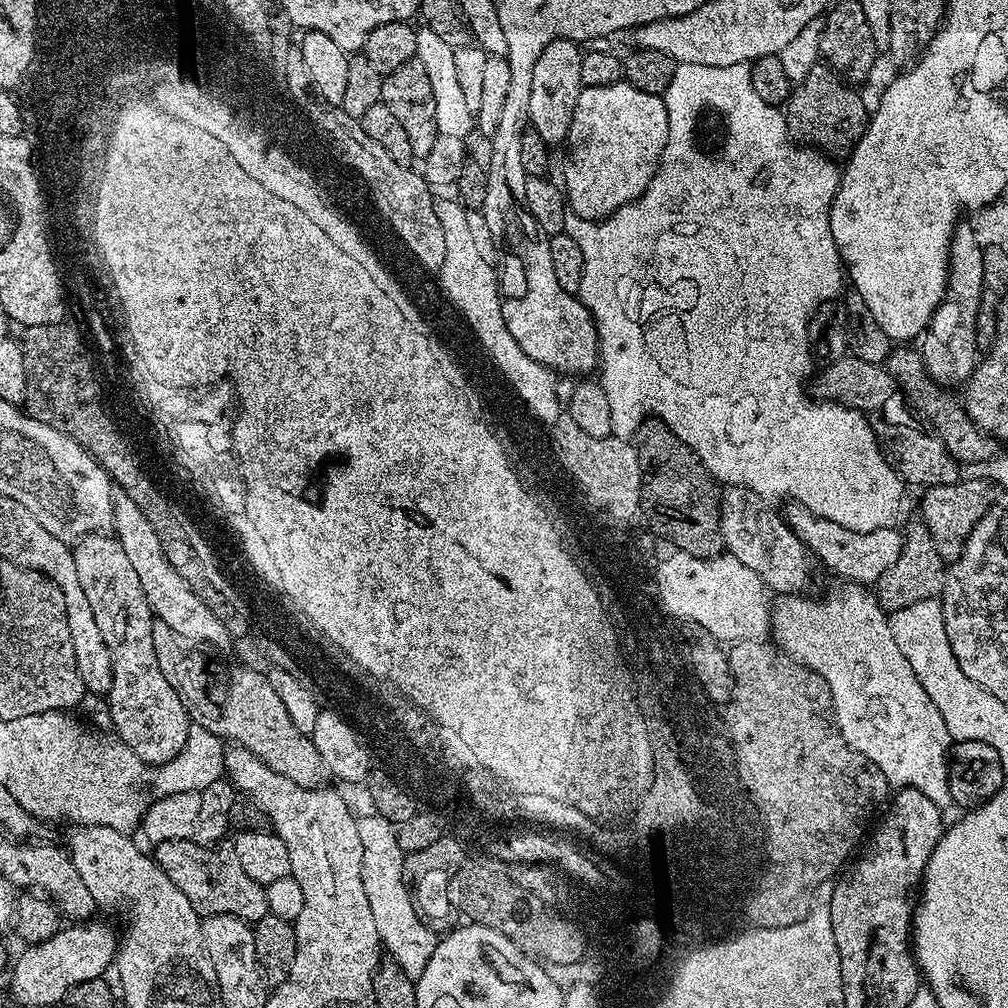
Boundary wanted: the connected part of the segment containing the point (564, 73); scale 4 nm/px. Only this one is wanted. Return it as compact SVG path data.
M555 40L538 54L530 78L530 118L531 131L538 133L546 146L563 145L568 139L570 122L574 118L574 106L578 106L578 94L582 87L579 76L582 67L582 48L575 40Z

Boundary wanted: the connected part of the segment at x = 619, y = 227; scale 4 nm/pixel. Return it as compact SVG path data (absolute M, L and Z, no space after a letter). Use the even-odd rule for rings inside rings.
M677 64L674 70L674 78L670 78L670 86L666 86L662 99L666 106L666 126L668 127L668 133L666 134L666 146L660 155L660 164L656 167L656 173L650 182L650 186L646 186L646 190L637 200L632 201L631 204L622 206L616 212L605 216L604 219L599 222L595 220L584 220L580 216L573 216L571 214L565 215L564 217L563 235L567 236L569 240L574 241L578 247L580 247L578 260L579 263L584 263L584 269L580 272L580 289L578 289L578 295L582 303L588 307L588 313L592 316L592 321L596 323L596 337L600 343L598 383L600 387L604 389L606 402L614 402L616 406L622 406L620 422L633 420L635 416L646 409L651 410L651 412L660 412L660 414L664 416L664 419L668 420L670 425L672 425L672 428L675 428L676 432L679 432L684 440L687 440L689 444L692 444L692 446L696 448L696 451L700 452L700 456L704 457L708 468L729 475L730 478L739 478L742 482L742 488L749 488L751 492L759 492L760 495L765 498L772 498L771 496L788 496L784 498L801 504L804 508L810 509L815 516L821 516L830 522L838 522L838 526L846 526L846 530L869 532L875 528L893 527L894 521L892 521L892 519L895 518L896 511L900 508L900 499L904 496L906 485L898 473L885 462L884 455L880 453L880 444L876 440L876 435L872 433L872 428L868 424L868 417L856 408L848 408L844 404L837 404L835 400L813 398L810 392L810 397L808 397L808 392L804 389L804 379L807 378L808 371L811 370L812 364L814 365L812 349L808 346L808 323L814 314L814 310L818 310L818 306L822 306L822 302L837 299L845 287L843 284L846 284L846 272L840 263L840 255L834 246L834 238L830 234L830 210L832 209L832 203L834 202L836 191L840 185L841 169L838 167L838 164L836 168L835 162L832 161L835 159L833 159L831 155L825 154L823 151L811 146L797 146L794 143L792 137L788 134L788 127L784 121L783 111L781 111L777 105L762 102L762 98L758 98L758 94L754 94L754 86L750 82L749 65L694 66L693 64ZM707 108L712 112L717 112L720 116L728 116L728 129L724 132L724 145L722 145L713 156L708 152L703 152L703 150L696 145L696 116L702 115Z

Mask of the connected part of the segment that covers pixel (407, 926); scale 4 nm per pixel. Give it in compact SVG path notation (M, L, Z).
M379 814L360 816L356 821L358 838L362 838L362 886L366 886L366 898L370 898L370 910L374 914L374 926L378 926L383 951L414 982L419 980L430 954L434 954L437 933L418 918L412 905L412 893L404 883L405 852L398 846L397 829Z

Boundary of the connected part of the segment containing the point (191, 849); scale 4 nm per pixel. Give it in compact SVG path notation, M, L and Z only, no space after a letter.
M188 839L157 843L154 850L154 859L166 870L170 882L190 898L200 917L236 916L239 920L255 922L269 915L265 885L247 876L231 847L197 844Z

